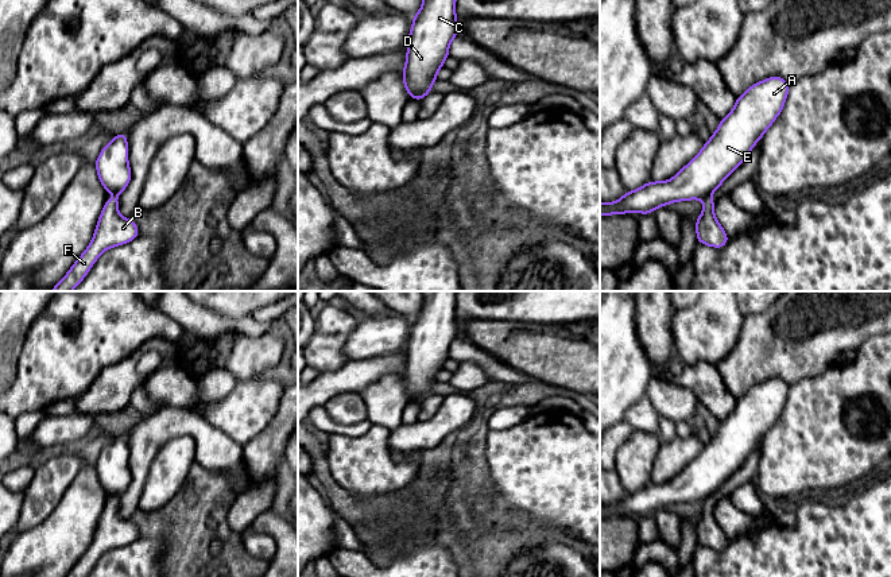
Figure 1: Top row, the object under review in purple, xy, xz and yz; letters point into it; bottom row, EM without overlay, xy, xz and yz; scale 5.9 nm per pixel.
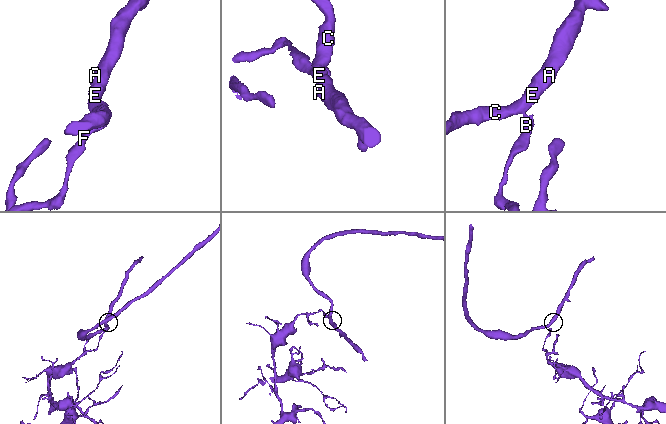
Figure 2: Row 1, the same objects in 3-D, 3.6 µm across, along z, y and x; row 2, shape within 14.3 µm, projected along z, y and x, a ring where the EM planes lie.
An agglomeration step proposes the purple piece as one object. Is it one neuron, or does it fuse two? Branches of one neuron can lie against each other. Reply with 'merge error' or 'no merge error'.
merge error

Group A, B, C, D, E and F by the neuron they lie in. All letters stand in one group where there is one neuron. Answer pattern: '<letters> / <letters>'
A C D E / B F

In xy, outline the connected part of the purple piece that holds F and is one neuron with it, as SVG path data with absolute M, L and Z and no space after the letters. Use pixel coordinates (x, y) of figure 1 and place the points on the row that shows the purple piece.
M119 195L105 201L92 243L51 291L71 291L84 280L104 251L127 244L139 236L137 225L131 218L120 216L117 206Z

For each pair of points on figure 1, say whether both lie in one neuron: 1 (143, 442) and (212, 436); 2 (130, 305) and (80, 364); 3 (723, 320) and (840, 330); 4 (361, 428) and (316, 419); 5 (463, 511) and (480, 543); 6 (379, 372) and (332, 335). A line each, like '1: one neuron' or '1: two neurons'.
1: one neuron
2: one neuron
3: two neurons
4: one neuron
5: one neuron
6: two neurons

